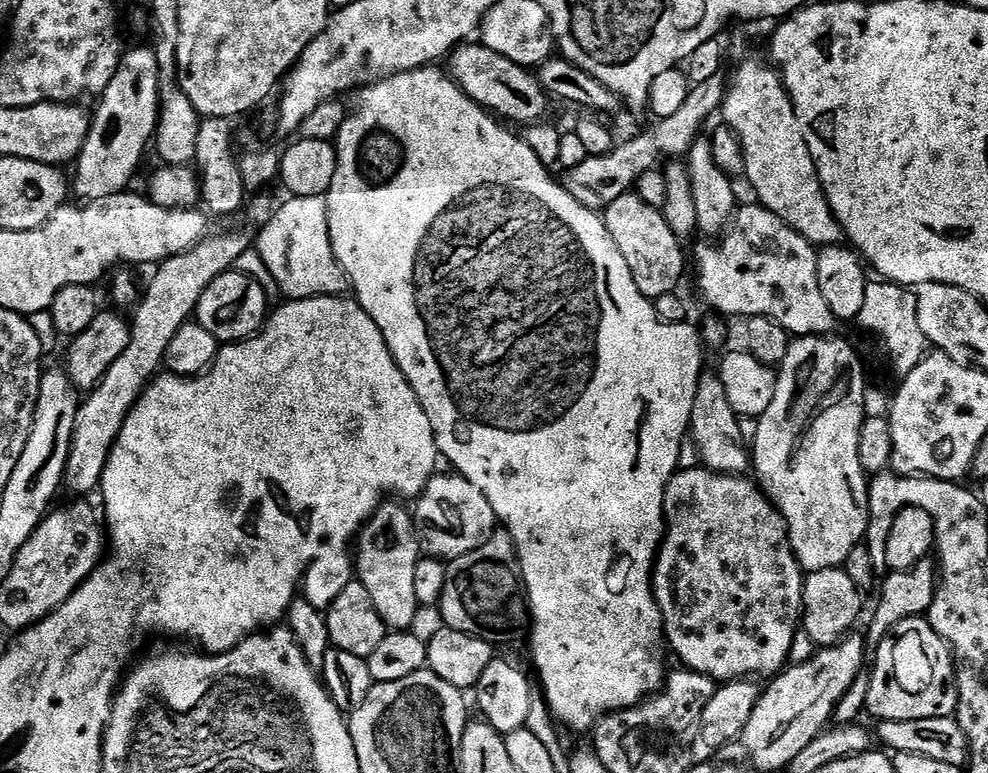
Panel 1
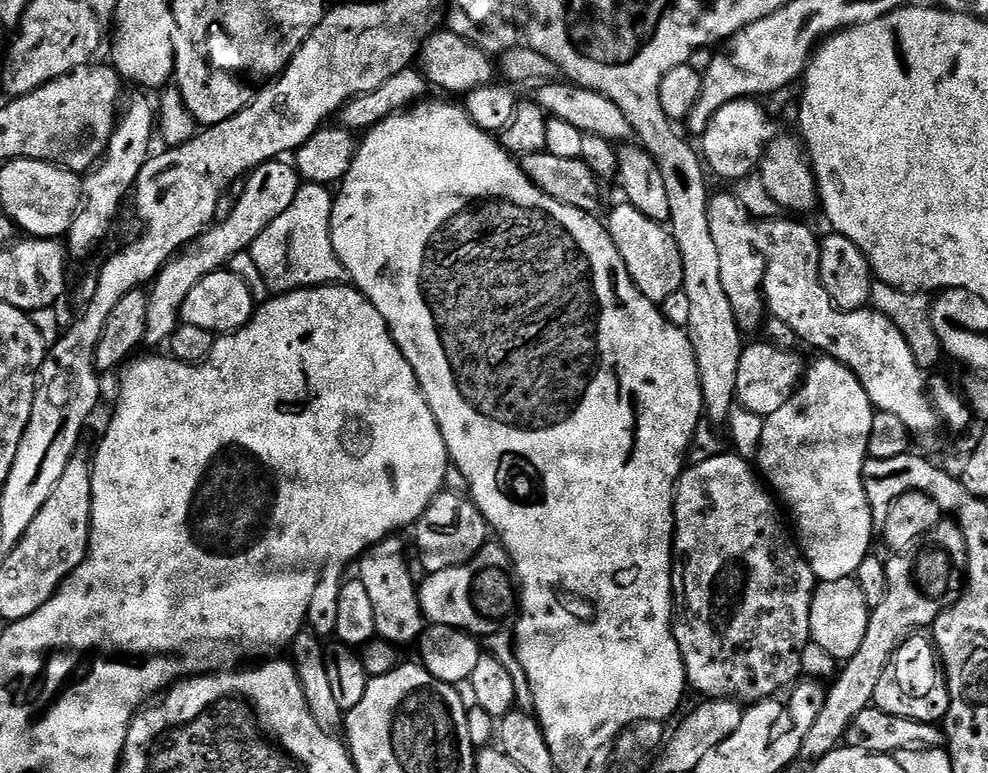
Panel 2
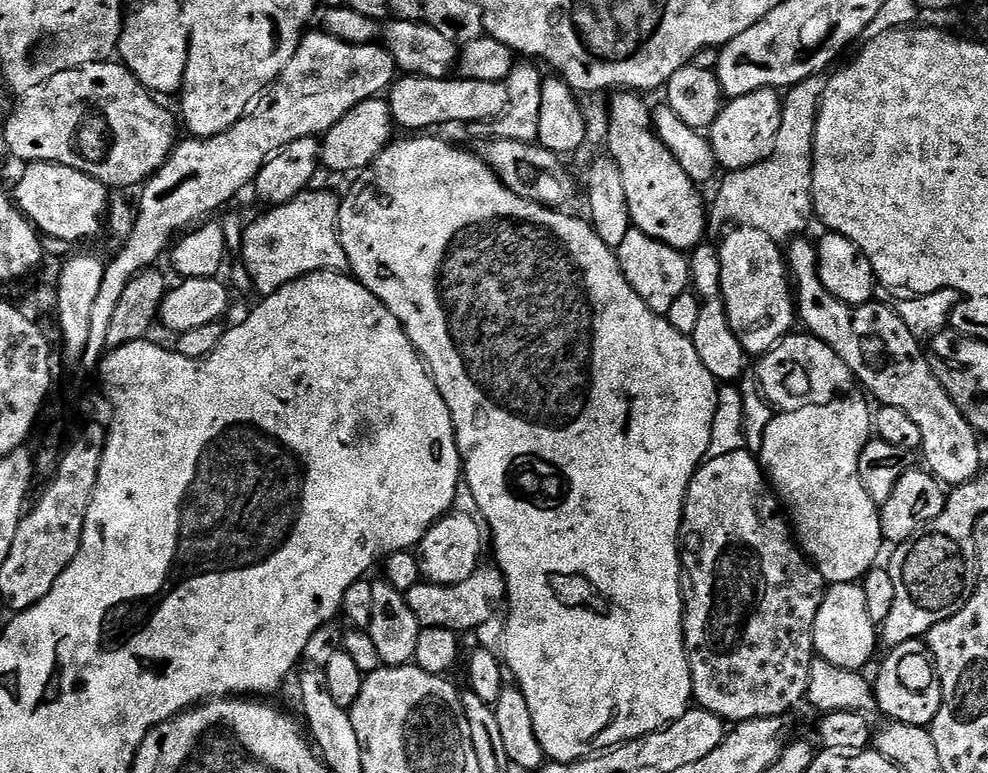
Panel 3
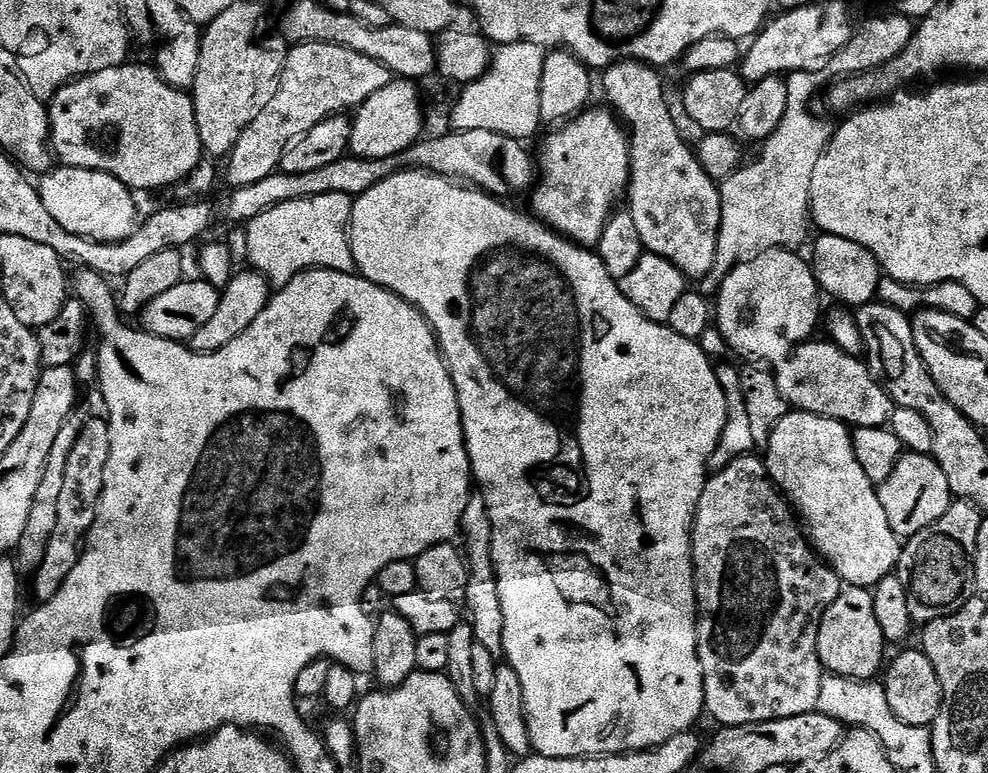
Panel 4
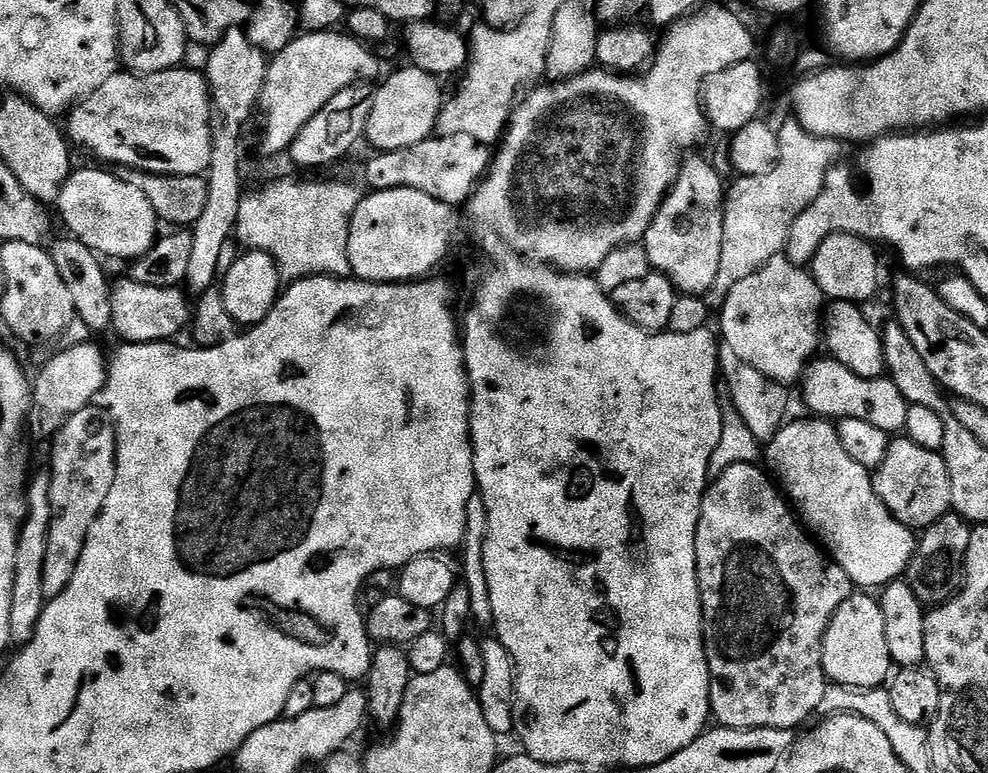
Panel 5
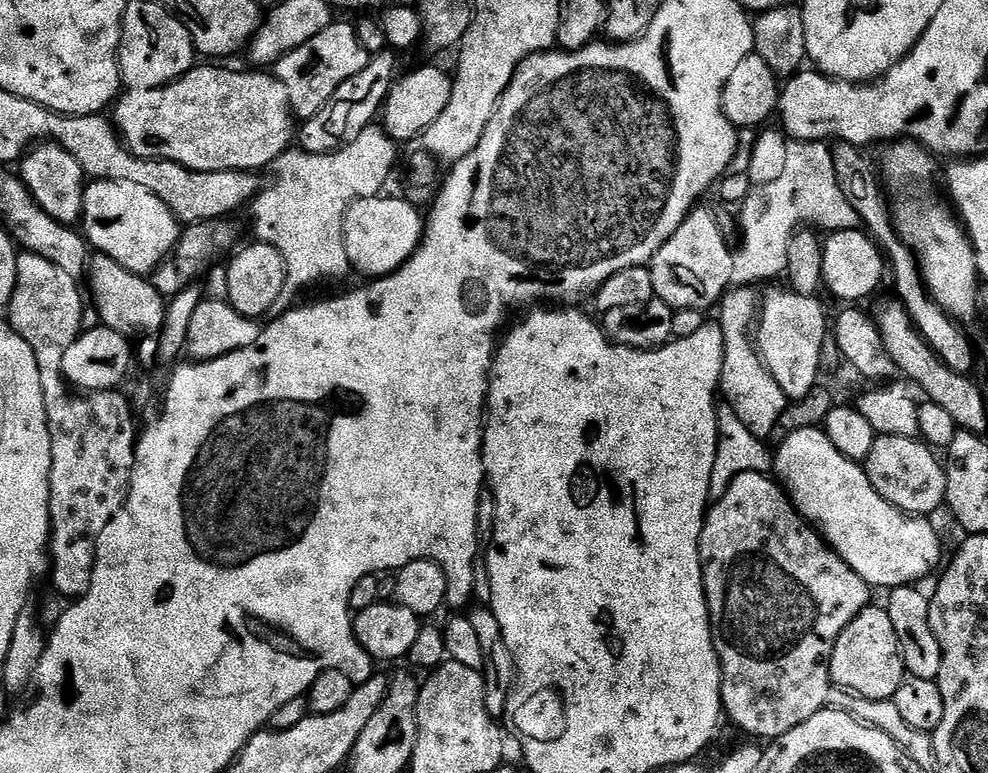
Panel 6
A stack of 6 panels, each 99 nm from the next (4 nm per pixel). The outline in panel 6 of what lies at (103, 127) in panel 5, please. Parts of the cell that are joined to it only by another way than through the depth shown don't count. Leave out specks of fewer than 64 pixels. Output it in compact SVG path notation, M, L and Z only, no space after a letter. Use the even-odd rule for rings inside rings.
M202 64L194 66L191 71L186 73L182 78L178 78L174 82L170 82L161 88L154 90L138 90L137 88L125 91L123 95L115 101L116 116L114 115L114 123L122 137L123 143L138 158L146 158L147 160L169 160L175 164L186 166L190 170L200 173L210 172L258 172L258 169L267 169L273 161L277 160L284 152L293 145L296 138L296 123L292 104L286 86L277 79L274 74L262 74L260 70L252 70L256 72L232 72L226 68L218 66L202 66Z

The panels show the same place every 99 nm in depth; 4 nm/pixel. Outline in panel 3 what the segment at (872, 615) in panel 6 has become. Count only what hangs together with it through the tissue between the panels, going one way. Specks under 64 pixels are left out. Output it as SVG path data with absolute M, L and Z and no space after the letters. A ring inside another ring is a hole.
M859 583L834 584L825 591L818 618L814 618L815 655L839 668L859 672L867 669L878 648L878 626L866 610L866 594Z

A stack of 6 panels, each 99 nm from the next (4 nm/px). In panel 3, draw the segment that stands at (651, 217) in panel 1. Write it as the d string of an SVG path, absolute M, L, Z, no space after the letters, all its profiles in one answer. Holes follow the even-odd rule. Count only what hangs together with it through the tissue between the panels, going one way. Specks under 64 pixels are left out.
M633 227L614 251L616 261L622 266L622 274L626 274L626 282L634 286L634 294L638 294L652 312L667 317L670 305L683 292L689 291L692 278L689 257L666 246L666 242L658 242L658 238L650 238L650 234L642 234L642 230Z

